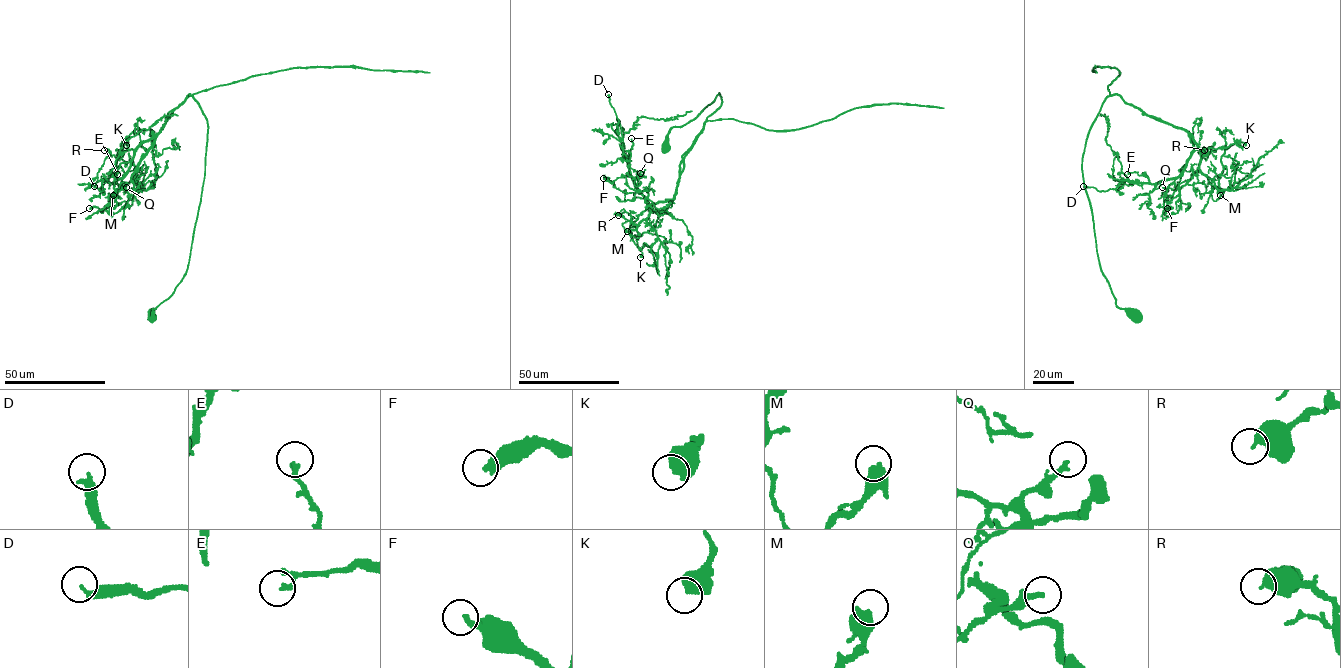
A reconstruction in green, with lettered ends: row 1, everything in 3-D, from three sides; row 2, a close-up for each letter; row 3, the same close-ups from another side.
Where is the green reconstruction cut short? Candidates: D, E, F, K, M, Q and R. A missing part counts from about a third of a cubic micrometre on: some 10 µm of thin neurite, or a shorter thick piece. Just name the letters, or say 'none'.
none

